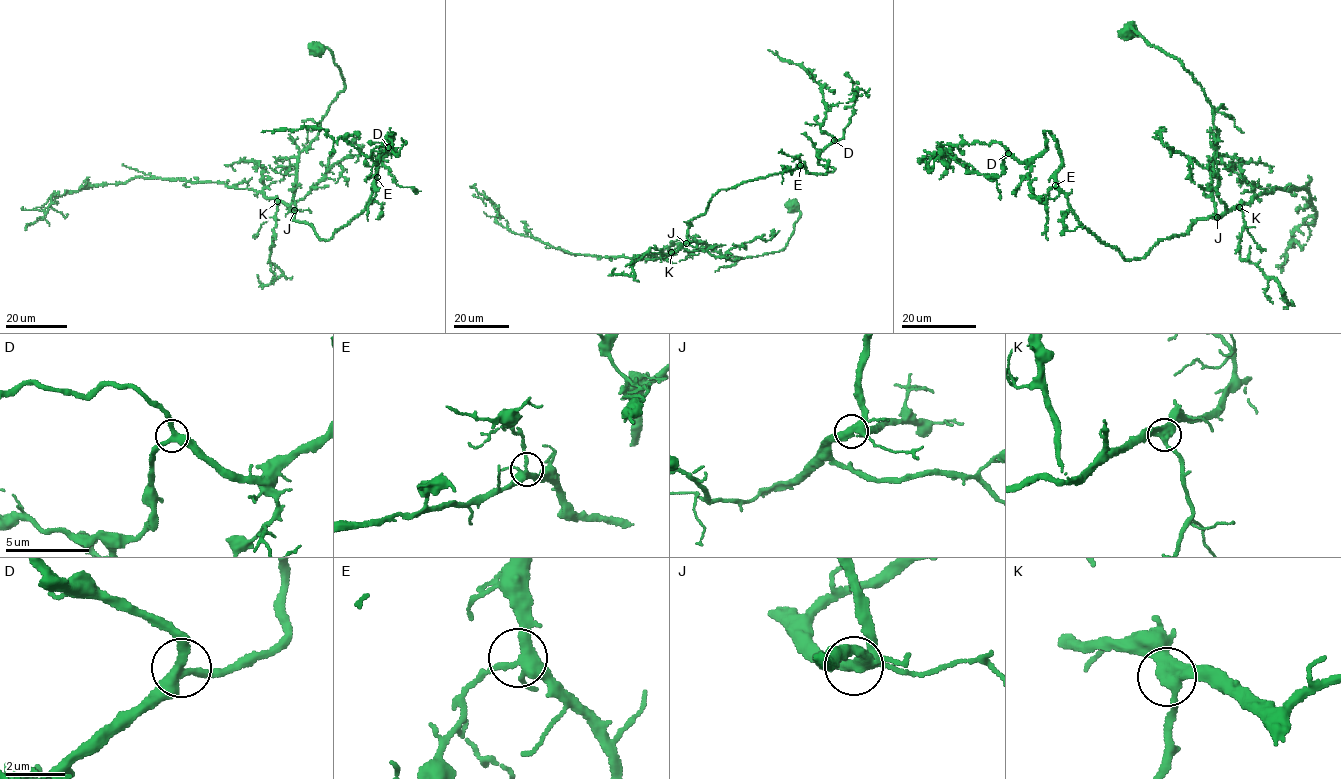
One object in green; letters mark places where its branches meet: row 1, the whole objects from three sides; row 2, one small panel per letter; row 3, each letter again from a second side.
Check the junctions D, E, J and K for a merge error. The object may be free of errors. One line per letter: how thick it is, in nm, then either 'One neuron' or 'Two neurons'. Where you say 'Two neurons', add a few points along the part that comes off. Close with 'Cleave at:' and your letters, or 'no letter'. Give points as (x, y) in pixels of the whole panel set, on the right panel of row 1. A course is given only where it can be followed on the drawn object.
D: Thickness 360 nm. One neuron
E: Thickness 360 nm. One neuron
J: Thickness 360 nm. One neuron
K: Thickness 360 nm. One neuron
Cleave at: no letter

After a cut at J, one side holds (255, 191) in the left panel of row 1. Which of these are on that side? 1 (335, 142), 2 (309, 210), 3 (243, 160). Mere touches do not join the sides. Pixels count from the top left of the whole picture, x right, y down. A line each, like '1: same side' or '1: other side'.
1: other side
2: other side
3: same side

